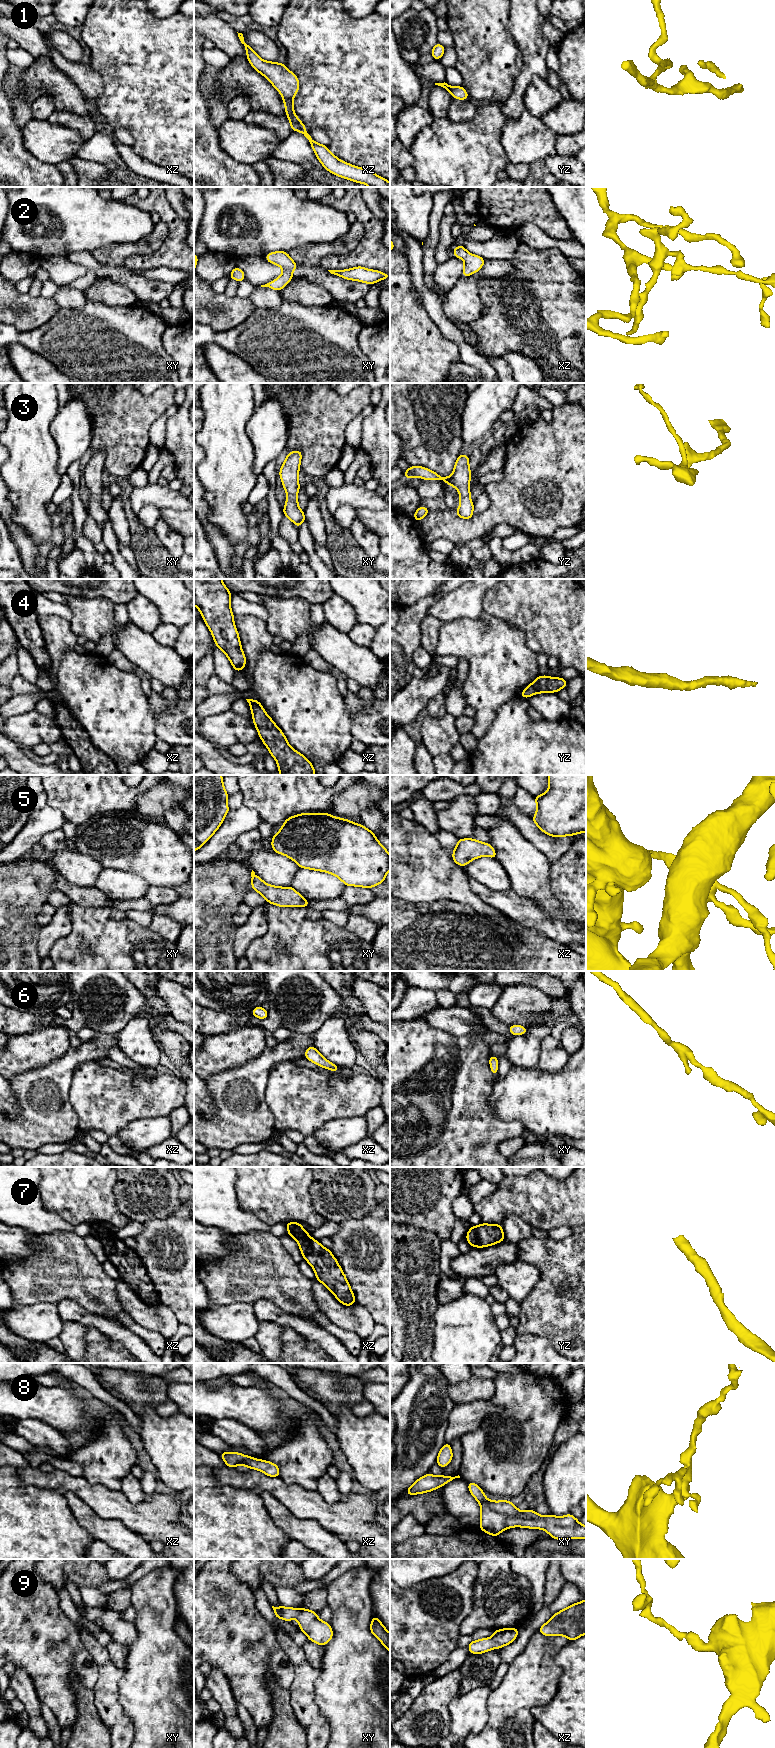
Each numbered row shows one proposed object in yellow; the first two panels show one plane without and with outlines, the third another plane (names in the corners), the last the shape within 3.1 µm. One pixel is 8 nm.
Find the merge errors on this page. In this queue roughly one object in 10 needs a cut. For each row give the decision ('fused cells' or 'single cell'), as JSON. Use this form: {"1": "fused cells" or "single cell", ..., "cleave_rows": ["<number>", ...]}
{"1": "single cell", "2": "single cell", "3": "single cell", "4": "single cell", "5": "single cell", "6": "single cell", "7": "single cell", "8": "single cell", "9": "single cell", "cleave_rows": []}

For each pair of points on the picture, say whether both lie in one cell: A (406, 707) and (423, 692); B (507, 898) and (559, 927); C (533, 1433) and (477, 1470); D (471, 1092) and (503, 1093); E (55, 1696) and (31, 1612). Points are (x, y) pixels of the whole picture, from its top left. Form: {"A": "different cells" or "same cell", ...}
{"A": "same cell", "B": "same cell", "C": "same cell", "D": "different cells", "E": "same cell"}

